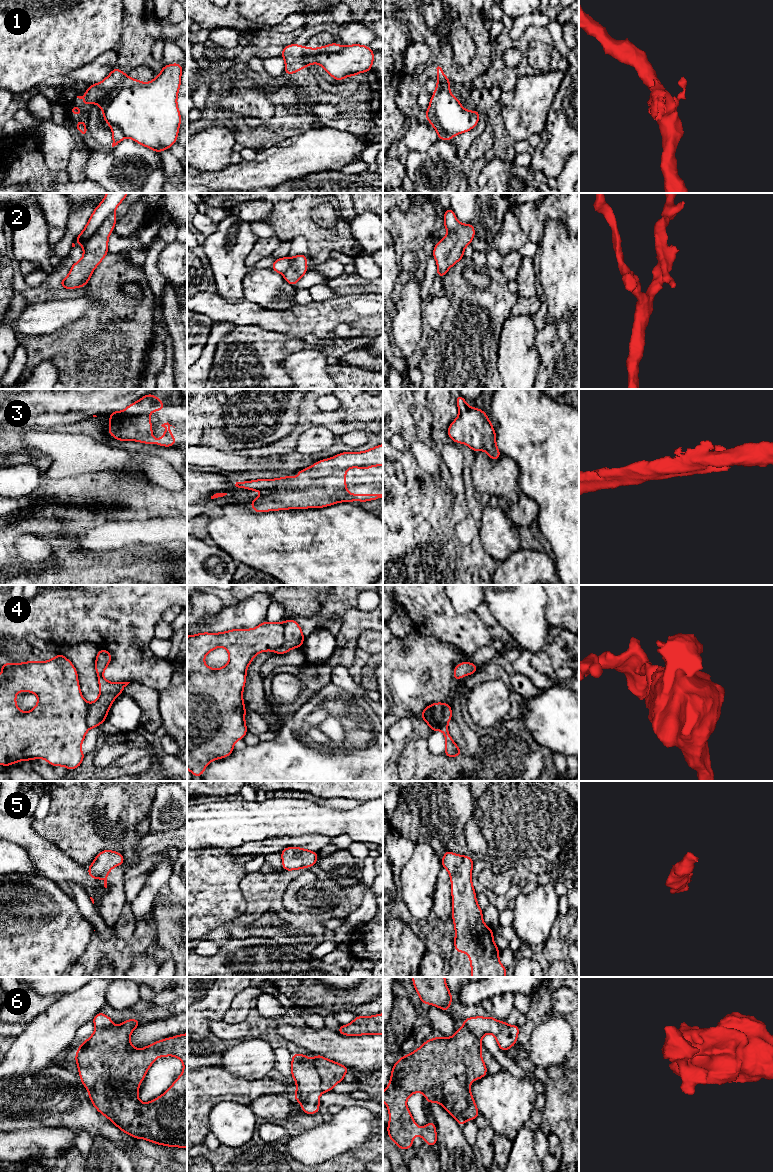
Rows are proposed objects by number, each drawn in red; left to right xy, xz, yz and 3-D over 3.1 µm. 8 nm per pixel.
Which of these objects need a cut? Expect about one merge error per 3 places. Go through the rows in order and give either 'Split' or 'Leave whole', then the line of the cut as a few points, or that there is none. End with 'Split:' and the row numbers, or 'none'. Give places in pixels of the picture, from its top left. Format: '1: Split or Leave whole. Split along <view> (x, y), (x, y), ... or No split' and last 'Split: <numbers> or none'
1: Split. Split along yz (441, 90), (434, 94), (434, 114), (439, 127), (451, 136)
2: Split. Split along xy (113, 213), (82, 244)
3: Leave whole. No split
4: Split. Split along xz (284, 623), (284, 642), (273, 650)
5: Leave whole. No split
6: Split. Split along xz (304, 1055), (313, 1065), (319, 1076), (322, 1091)
Split: 1, 2, 4, 6

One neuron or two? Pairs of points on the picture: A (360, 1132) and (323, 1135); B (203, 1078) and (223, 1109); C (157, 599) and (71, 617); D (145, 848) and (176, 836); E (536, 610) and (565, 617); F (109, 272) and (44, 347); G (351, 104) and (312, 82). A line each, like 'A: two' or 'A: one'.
A: one
B: two
C: one
D: one
E: two
F: one
G: one

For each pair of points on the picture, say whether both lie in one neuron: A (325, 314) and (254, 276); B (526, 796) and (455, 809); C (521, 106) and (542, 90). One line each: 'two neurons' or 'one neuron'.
A: two neurons
B: two neurons
C: one neuron

